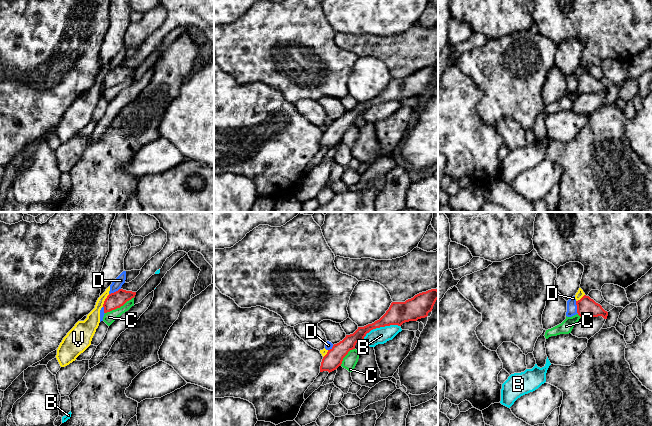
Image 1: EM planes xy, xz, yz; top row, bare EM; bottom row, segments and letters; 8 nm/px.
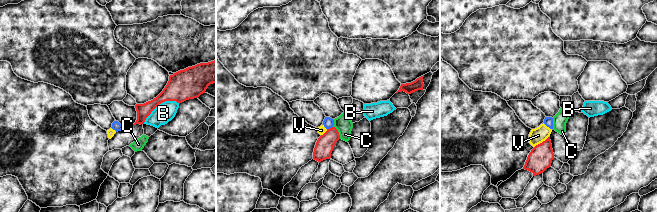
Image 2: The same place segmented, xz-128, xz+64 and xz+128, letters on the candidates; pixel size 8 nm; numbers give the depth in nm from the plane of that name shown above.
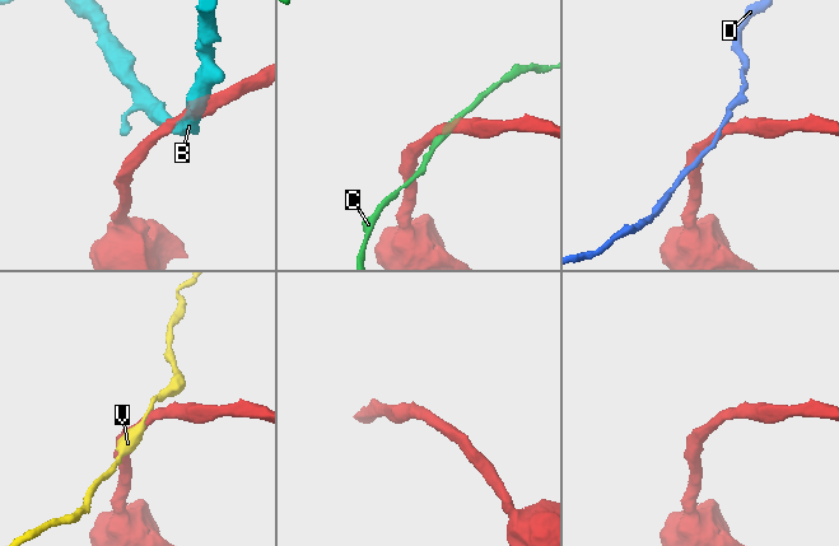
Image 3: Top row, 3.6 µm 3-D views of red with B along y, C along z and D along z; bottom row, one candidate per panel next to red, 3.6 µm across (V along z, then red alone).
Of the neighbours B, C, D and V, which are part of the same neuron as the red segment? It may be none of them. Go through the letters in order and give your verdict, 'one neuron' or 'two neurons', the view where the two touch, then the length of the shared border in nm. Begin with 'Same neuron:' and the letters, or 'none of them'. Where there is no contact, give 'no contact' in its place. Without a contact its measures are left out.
Same neuron: none of them
B: two neurons; contact in xz; length 320 nm
C: two neurons; contact in xy; length 280 nm
D: two neurons; contact in yz; length 110 nm
V: two neurons; contact in xy; length 120 nm

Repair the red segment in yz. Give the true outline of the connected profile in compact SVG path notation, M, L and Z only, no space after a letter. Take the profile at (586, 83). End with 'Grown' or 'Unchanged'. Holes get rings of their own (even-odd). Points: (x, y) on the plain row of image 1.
M584 71L580 76L576 77L577 89L580 93L598 93L602 92L607 95L608 88L602 82L596 79L589 72Z. Unchanged

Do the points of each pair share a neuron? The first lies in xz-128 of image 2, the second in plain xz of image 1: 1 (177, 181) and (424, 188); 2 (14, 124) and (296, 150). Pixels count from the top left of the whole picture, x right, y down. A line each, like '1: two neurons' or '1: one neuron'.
1: two neurons
2: one neuron

